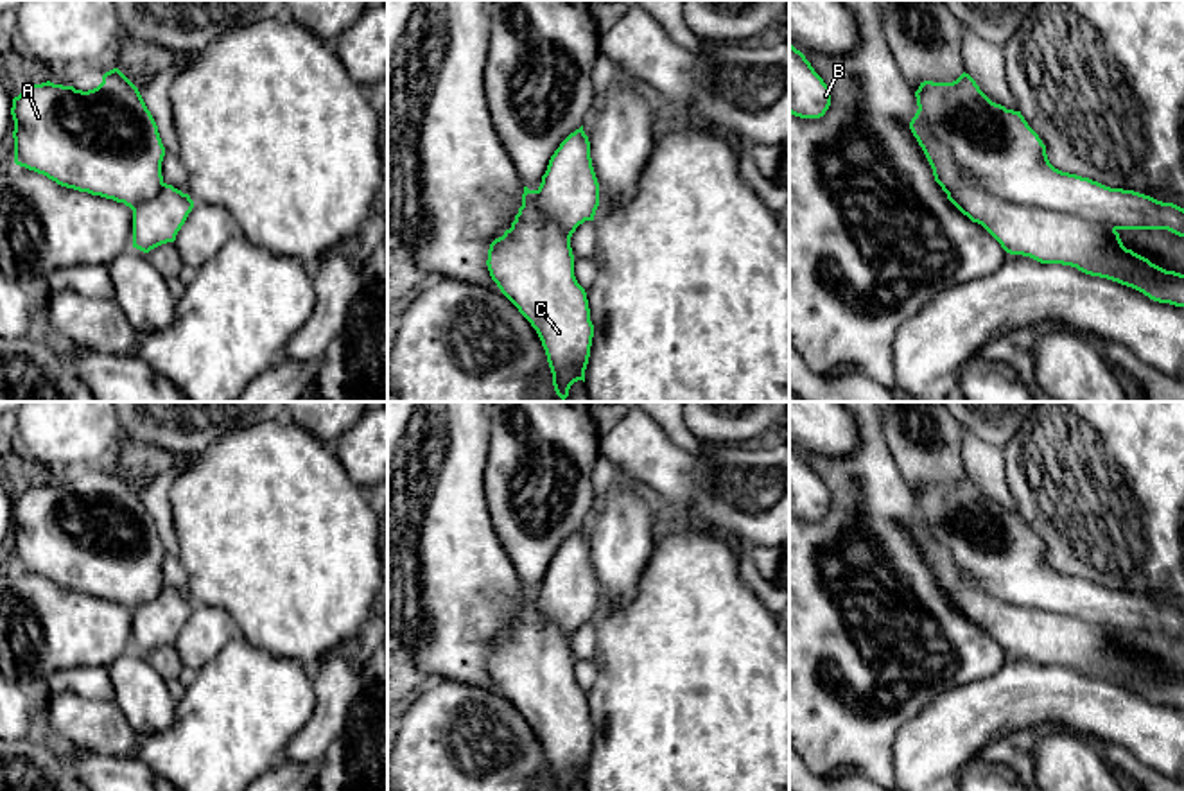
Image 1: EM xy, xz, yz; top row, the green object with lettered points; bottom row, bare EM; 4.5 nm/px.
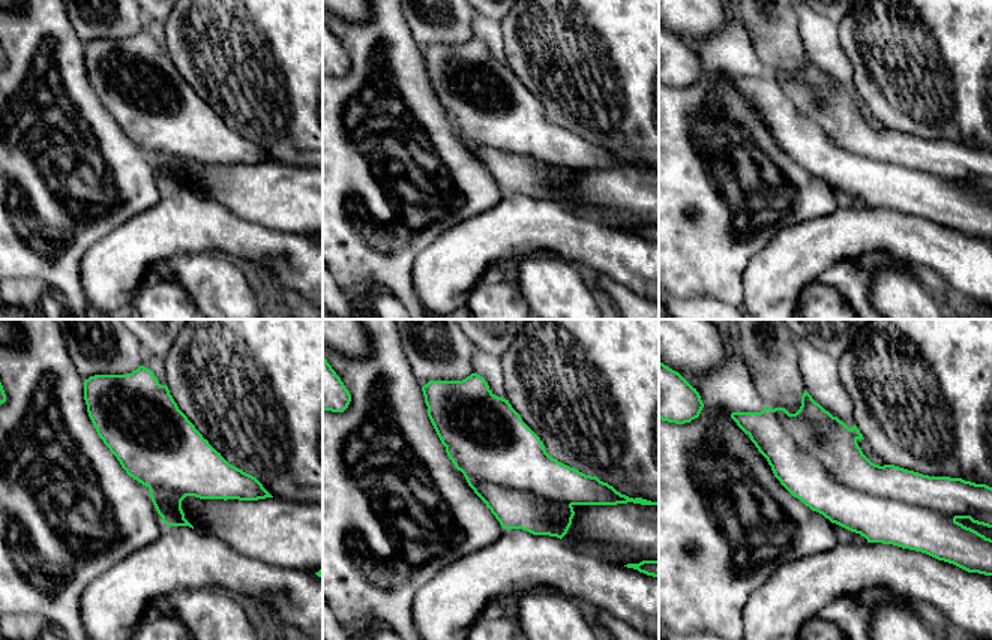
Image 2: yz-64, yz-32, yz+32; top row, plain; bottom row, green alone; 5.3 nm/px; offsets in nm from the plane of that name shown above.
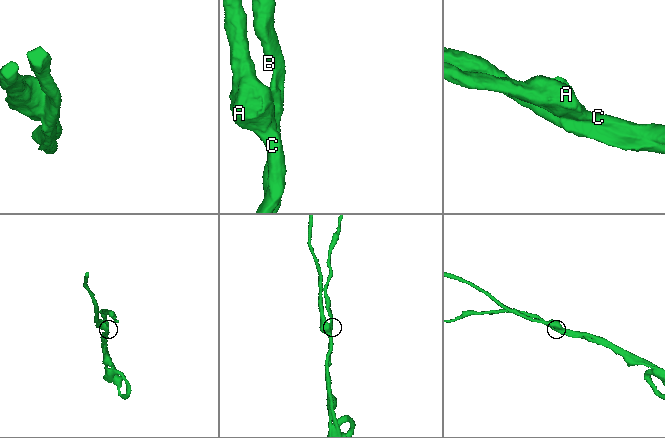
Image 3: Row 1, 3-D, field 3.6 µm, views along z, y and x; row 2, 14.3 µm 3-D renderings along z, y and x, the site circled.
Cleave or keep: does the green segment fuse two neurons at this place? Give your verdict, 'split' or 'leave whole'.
leave whole

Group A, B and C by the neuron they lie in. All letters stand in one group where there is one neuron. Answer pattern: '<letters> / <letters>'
A B C

